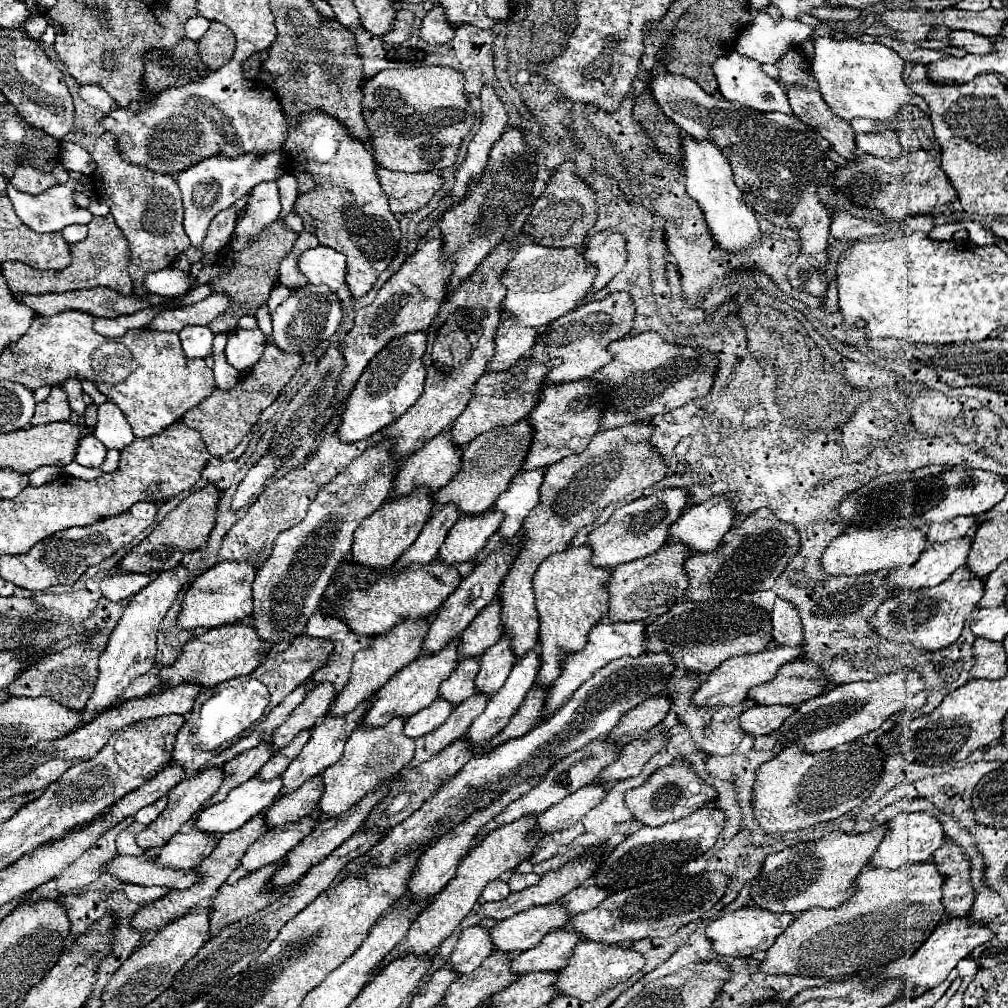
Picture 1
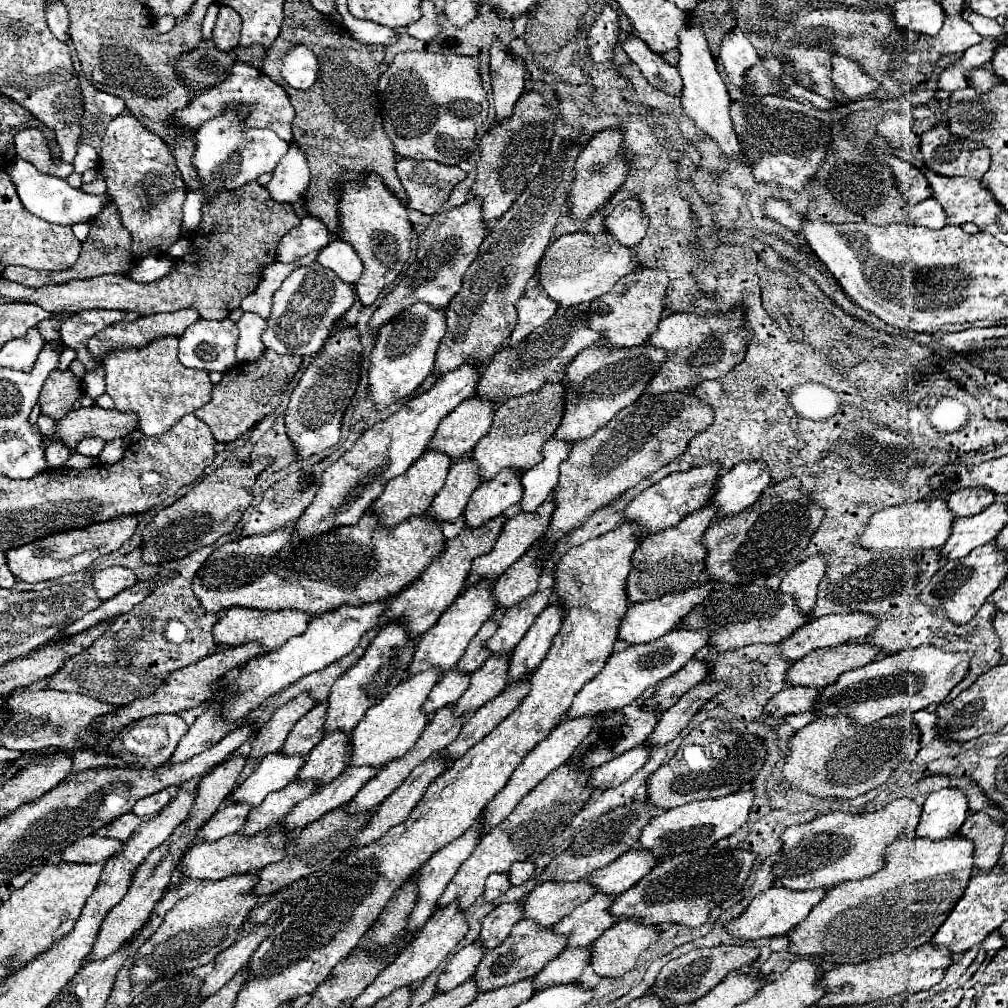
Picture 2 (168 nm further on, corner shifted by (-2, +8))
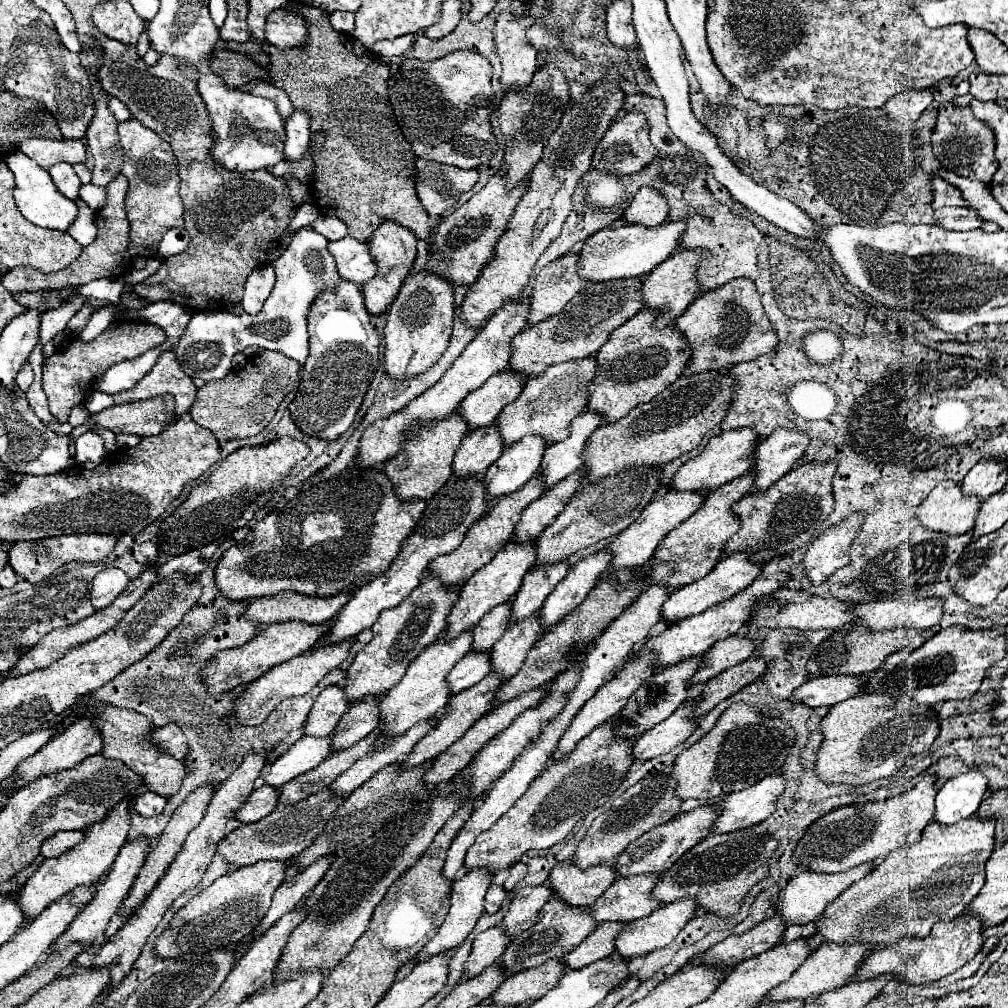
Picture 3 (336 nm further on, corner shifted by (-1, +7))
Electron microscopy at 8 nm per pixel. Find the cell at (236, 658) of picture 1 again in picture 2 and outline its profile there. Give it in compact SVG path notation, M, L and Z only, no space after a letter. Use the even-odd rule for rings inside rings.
M232 607L224 611L220 621L214 629L214 639L220 647L236 647L248 641L258 641L266 651L274 651L280 647L280 643L286 643L290 637L296 637L308 629L308 623L314 615L308 615L304 611L256 611L256 609L244 609L244 607Z

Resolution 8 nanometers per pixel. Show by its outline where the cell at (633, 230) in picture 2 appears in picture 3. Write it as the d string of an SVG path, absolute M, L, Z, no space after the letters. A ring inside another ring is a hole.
M643 186L623 212L623 220L627 224L639 224L647 228L663 224L665 218L667 218L667 200L649 186Z

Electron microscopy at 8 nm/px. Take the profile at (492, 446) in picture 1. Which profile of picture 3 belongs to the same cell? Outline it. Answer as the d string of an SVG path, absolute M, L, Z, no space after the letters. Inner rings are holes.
M589 356L583 360L575 360L571 364L555 364L547 368L543 376L535 376L527 380L519 398L507 404L507 408L503 408L499 418L495 420L503 446L511 446L529 434L541 436L547 444L555 444L563 440L563 436L567 436L567 428L571 420L585 410L587 384L593 378L595 368L597 368L595 358Z

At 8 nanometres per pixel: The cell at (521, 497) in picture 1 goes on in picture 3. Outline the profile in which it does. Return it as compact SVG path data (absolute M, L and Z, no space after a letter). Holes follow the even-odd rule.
M585 412L571 422L571 434L563 442L547 446L539 468L539 476L543 478L547 490L581 468L581 452L585 448L587 438L597 426L601 426L601 416Z

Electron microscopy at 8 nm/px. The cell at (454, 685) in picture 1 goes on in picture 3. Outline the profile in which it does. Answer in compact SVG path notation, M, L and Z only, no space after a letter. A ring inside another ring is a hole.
M501 604L501 608L493 608L491 612L487 612L483 620L473 628L471 650L489 652L505 630L507 630L507 604Z

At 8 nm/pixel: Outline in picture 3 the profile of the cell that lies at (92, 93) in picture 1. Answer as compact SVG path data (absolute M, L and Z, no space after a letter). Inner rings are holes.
M109 98L109 110L111 110L111 114L117 118L117 122L125 122L125 120L131 120L131 112L127 110L127 106L121 102L121 100L117 100L117 98Z

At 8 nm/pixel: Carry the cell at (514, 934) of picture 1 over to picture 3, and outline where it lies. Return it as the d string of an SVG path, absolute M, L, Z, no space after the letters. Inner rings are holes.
M569 862L557 864L549 874L549 886L553 896L569 906L591 906L599 894L603 894L615 882L615 870L609 864L579 870Z

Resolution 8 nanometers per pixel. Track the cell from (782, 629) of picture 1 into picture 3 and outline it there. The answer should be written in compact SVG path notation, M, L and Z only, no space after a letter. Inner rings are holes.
M853 514L809 544L803 558L803 570L813 586L821 586L835 570L849 562L847 552L855 534L859 534L861 522L863 514Z

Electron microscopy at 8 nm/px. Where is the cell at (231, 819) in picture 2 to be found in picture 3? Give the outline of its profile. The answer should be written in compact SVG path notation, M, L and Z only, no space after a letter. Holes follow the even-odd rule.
M261 786L259 790L251 792L251 796L243 802L243 806L239 810L235 810L235 818L241 824L257 822L259 818L263 818L263 816L267 816L269 812L275 810L275 806L279 804L277 798L279 798L279 790Z

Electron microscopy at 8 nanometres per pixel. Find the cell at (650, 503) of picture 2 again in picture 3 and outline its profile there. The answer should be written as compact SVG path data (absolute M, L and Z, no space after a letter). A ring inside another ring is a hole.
M751 428L747 430L731 430L721 436L711 438L711 442L705 446L705 450L697 456L685 462L673 476L669 488L675 492L705 492L705 490L717 490L719 486L743 476L753 466L753 442L755 432Z

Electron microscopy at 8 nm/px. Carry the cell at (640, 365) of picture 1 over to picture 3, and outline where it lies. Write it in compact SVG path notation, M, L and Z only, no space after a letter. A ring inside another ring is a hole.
M747 278L731 280L723 288L695 298L675 320L675 328L685 336L687 346L691 348L691 358L683 372L685 376L723 370L737 362L749 362L777 346L777 336L763 312L755 284Z

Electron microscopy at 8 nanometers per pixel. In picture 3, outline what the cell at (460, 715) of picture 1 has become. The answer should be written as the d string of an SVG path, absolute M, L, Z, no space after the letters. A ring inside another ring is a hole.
M531 616L531 620L523 620L523 624L515 624L505 630L501 640L491 650L491 672L497 674L501 682L507 682L521 670L527 652L539 638L539 632L541 628L537 616Z

